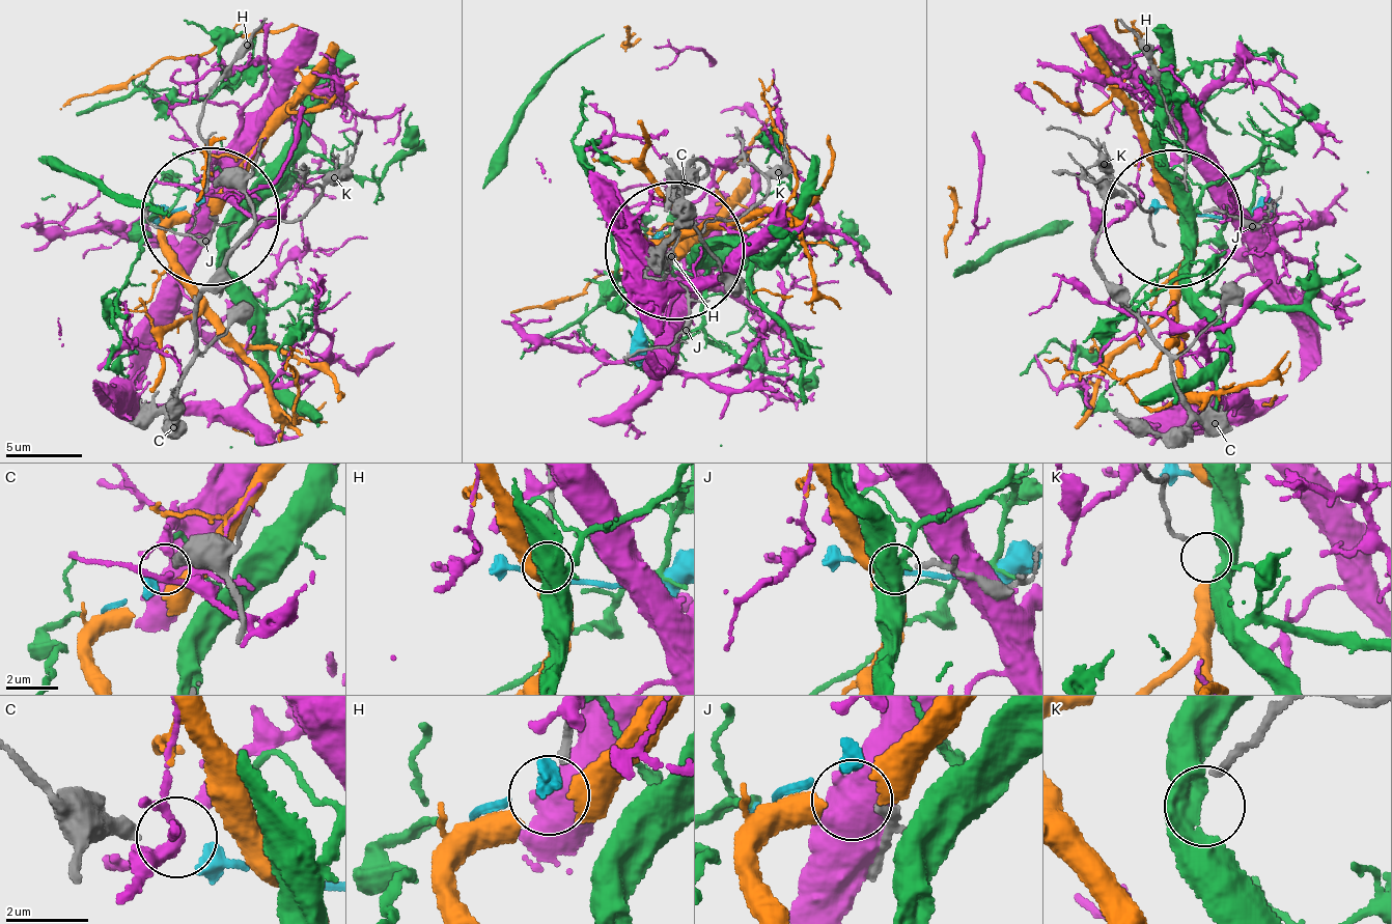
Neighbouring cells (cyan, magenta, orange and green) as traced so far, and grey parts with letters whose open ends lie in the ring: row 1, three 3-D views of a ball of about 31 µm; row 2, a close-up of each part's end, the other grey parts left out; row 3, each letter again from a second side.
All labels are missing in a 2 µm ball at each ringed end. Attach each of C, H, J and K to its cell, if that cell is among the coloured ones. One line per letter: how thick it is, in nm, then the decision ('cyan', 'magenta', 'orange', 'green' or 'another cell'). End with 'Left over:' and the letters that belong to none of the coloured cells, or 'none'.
C: 360 nm thick; cyan
H: 140 nm thick; another cell
J: 200 nm thick; orange
K: 180 nm thick; green
Left over: H

